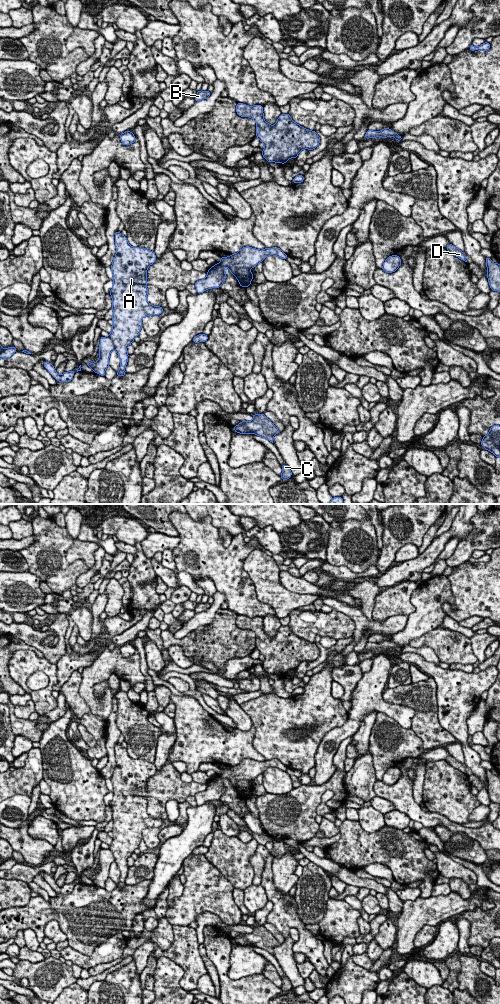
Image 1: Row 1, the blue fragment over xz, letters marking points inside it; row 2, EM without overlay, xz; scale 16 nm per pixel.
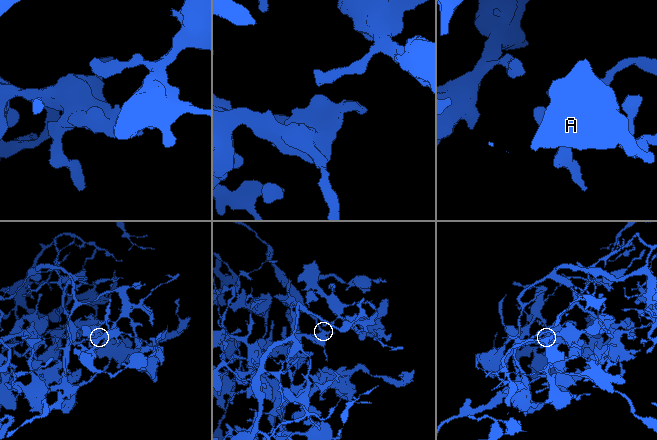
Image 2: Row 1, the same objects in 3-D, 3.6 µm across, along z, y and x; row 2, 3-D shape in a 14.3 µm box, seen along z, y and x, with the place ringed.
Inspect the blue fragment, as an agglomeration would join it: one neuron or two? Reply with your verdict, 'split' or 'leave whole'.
leave whole

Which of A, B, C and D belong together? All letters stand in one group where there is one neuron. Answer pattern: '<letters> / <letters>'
A B C D

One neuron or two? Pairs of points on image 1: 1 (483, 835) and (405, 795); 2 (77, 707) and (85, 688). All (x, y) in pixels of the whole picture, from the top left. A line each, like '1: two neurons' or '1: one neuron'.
1: one neuron
2: two neurons

